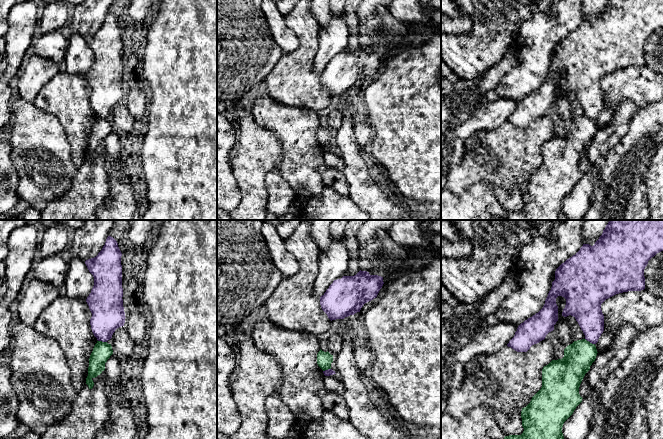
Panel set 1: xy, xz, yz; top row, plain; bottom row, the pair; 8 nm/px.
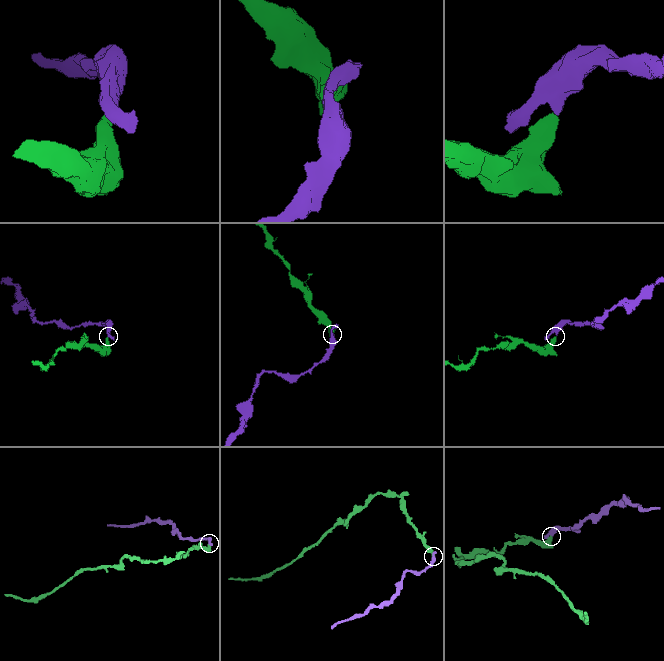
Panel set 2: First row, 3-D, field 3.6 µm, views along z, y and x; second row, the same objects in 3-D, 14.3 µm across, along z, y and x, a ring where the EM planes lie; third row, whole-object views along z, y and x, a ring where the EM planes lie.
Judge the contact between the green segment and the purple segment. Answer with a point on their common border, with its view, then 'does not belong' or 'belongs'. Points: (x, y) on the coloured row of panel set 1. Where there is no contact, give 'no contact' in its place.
meets green in yz at (589, 342); does not belong

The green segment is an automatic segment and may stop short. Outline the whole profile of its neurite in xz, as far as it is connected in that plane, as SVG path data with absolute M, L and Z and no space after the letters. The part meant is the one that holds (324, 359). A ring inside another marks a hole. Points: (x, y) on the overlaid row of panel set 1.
M320 349L317 354L317 364L323 370L331 369L331 363L333 362L333 355L328 351L324 352Z

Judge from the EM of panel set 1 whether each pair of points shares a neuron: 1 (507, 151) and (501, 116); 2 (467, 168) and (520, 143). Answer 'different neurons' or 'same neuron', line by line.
1: different neurons
2: same neuron

